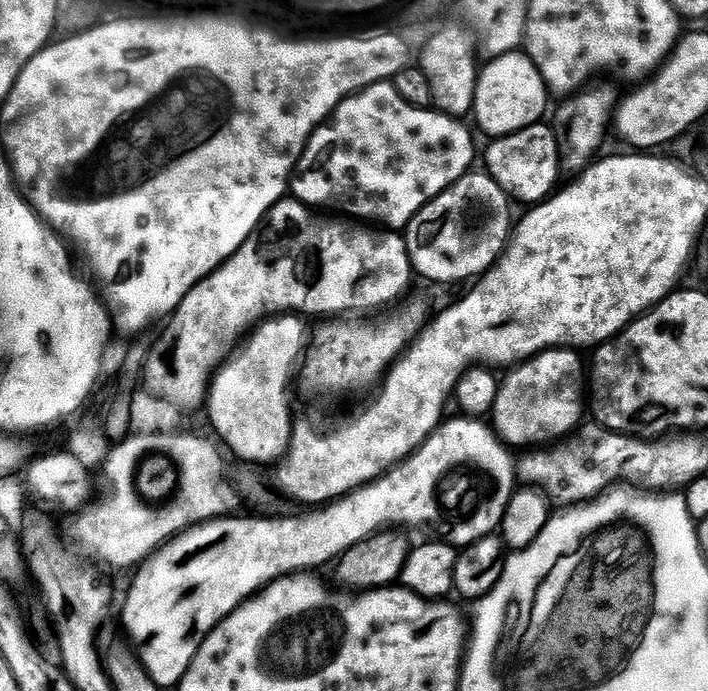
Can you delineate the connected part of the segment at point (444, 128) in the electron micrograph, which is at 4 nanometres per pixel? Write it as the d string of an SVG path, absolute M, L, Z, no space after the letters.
M385 82L383 84L372 84L361 92L347 96L345 100L340 102L336 111L328 117L327 121L316 129L316 133L308 137L308 145L304 147L304 152L296 164L296 171L292 173L290 192L301 204L307 204L313 209L332 210L328 208L337 208L340 211L337 213L347 214L360 222L371 222L373 225L383 226L388 230L404 230L407 229L408 223L416 217L418 210L422 210L434 197L445 192L459 176L463 176L472 167L472 136L468 133L468 128L464 125L464 122L461 122L457 117L446 116L443 112L433 110L431 107L416 108L406 103L399 96L394 84Z

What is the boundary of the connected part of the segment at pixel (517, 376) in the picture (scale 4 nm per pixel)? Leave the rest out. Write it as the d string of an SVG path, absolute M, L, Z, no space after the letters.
M558 346L558 354L546 354L544 358L538 358L536 364L517 370L513 367L509 371L509 376L499 381L496 403L491 409L491 415L496 415L494 427L501 440L509 445L527 449L529 446L544 446L544 436L548 436L553 442L564 439L562 430L573 432L580 427L582 417L586 412L586 366L578 366L578 361L582 358L574 358L574 350L571 354L564 354L564 346Z

